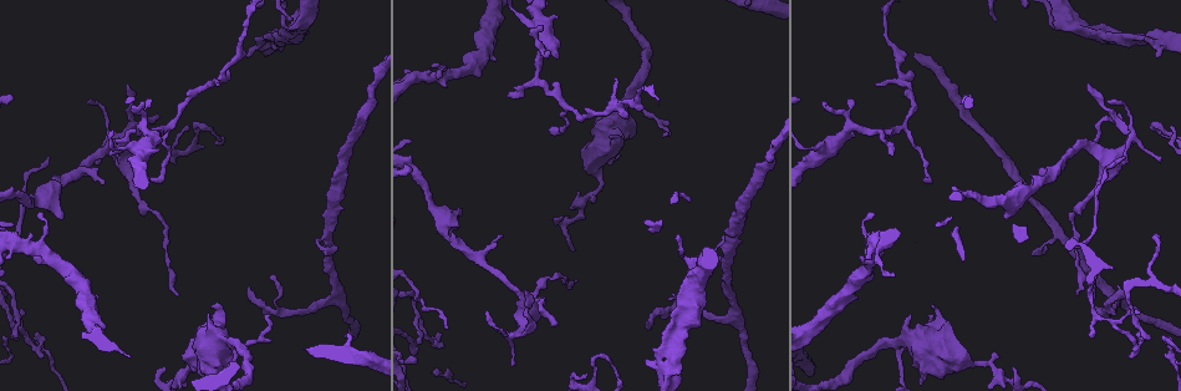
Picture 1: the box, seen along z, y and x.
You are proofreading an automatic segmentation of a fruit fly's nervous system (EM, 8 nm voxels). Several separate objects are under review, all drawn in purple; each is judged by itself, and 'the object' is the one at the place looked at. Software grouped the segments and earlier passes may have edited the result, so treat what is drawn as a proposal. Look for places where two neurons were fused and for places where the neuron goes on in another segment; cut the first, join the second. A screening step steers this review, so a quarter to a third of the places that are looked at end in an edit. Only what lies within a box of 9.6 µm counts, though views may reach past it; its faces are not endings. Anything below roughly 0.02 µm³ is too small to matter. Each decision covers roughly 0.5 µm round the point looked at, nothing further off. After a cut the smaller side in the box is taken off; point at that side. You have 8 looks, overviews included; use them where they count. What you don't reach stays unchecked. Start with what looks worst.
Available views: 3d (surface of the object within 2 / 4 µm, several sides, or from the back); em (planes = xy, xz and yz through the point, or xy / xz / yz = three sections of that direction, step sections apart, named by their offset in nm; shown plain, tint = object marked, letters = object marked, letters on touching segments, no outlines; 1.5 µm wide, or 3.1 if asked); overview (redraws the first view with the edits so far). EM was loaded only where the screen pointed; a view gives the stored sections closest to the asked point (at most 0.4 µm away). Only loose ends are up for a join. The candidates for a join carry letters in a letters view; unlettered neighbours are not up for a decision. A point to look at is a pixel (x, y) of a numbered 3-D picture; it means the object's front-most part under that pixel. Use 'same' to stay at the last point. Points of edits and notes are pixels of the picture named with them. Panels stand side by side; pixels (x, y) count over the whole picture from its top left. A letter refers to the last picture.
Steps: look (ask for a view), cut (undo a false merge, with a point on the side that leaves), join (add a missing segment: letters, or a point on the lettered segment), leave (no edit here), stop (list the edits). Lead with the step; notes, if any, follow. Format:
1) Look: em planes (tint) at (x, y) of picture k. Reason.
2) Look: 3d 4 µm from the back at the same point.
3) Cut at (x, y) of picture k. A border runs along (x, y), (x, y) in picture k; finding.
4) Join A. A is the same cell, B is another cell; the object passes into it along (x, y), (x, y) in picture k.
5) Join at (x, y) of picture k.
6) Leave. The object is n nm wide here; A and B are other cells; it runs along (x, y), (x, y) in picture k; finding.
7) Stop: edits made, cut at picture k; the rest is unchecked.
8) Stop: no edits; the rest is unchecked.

Look: 3d 4 µm at (1069, 21) of picture 1. Calibre changes.

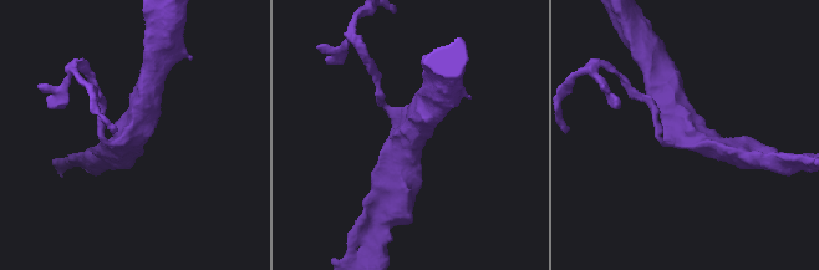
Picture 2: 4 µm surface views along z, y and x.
Look: em planes (letters) at (137, 132) of picture 2.

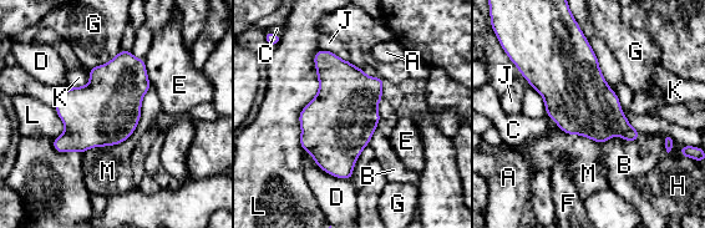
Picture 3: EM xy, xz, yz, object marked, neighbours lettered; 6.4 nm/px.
Leave. The longest contact is with L, 650 nm; A, B, C, D, E, F, G, H, J, K, L and M are other cells; a border runs along (642, 132), (599, 143) in picture 3; one neuron here.

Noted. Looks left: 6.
Look: em planes (plain) at (438, 76) of picture 1. Branch stops here.

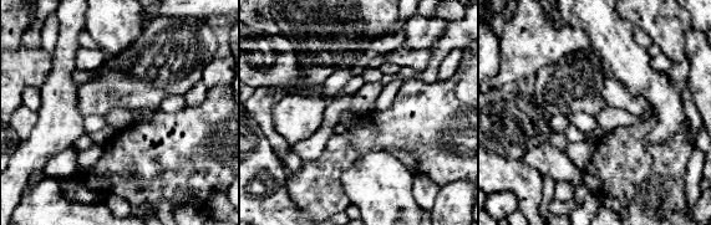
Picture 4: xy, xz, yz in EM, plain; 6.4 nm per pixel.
Look: em planes (tint) at the same point. With the object marked.

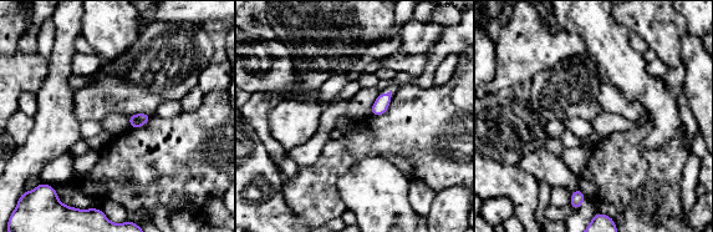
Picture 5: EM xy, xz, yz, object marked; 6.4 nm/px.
Look: em planes (letters) at the same point.

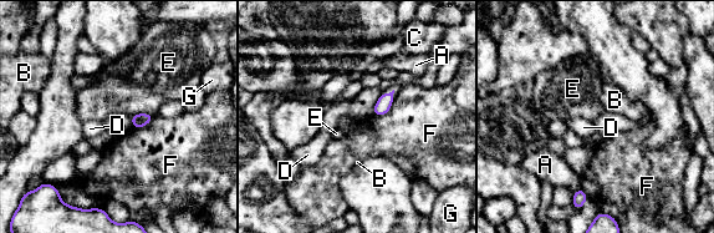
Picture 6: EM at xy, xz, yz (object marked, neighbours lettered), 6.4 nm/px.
Leave. A, B, C, D, E, F and G are other cells; a border runs along (394, 91), (391, 109), (372, 116) in picture 6; no lettered segment goes on from it.

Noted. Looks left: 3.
Look: em xy step 4 (tint) at (488, 311) of picture 1. Tapers out.

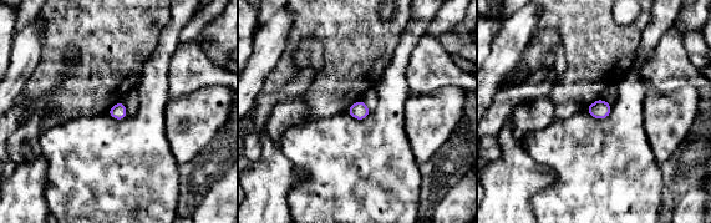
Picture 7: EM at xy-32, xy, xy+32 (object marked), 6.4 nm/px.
Look: em planes (letters) at the same point.

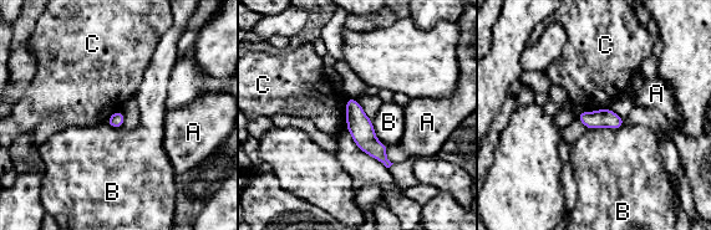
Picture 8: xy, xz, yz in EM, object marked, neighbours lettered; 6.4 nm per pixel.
Leave. The object is 90 nm wide here; A, B and C are other cells; a border runs along (609, 107), (580, 112) in picture 8; none of them fits.

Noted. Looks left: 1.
Stop: no edits; the rest is unchecked.

